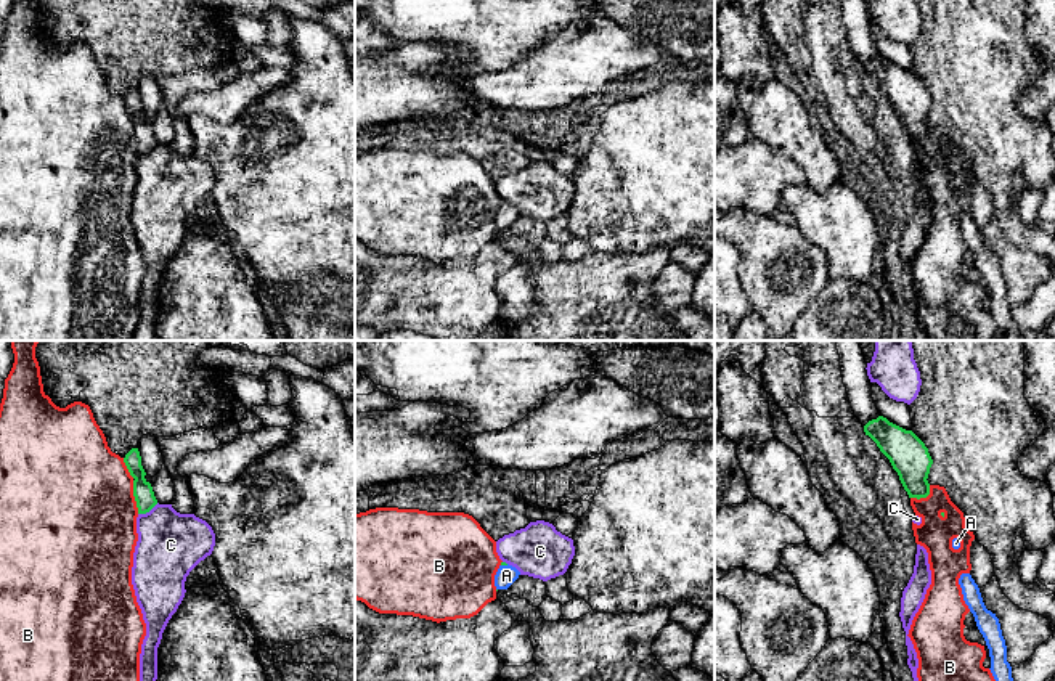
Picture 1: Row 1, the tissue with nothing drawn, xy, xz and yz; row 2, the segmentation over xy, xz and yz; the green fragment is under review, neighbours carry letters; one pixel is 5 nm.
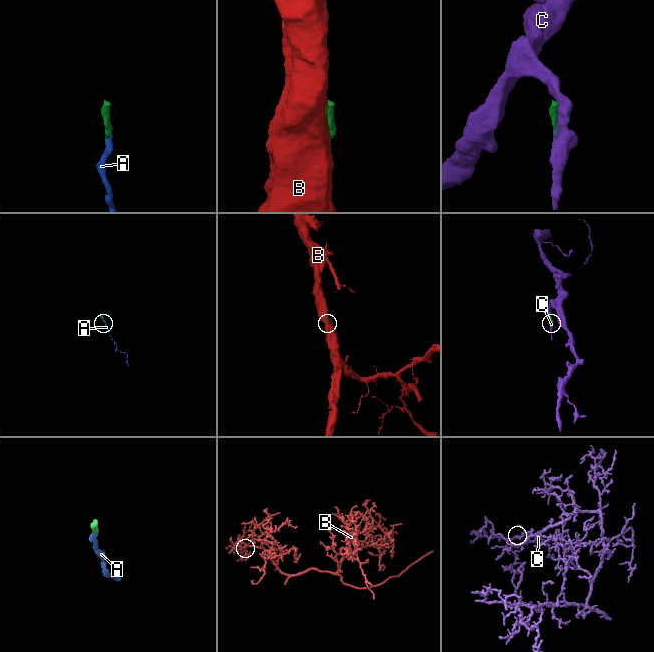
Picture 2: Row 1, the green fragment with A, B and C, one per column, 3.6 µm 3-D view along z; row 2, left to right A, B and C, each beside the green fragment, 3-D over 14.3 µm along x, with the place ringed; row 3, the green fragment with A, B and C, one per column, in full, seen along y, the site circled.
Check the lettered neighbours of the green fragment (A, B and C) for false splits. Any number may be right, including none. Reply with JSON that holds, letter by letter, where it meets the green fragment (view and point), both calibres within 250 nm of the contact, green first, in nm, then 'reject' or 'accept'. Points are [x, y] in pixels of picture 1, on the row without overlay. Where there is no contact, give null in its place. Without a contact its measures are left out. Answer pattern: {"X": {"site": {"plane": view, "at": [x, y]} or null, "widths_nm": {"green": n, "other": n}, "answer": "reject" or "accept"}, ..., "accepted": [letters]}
{"A": {"site": {"plane": "xz", "at": [505, 204]}, "widths_nm": {"green": 20, "other": 100}, "answer": "accept"}, "B": {"site": {"plane": "xy", "at": [134, 135]}, "widths_nm": {"green": 100, "other": 500}, "answer": "reject"}, "C": {"site": {"plane": "xy", "at": [148, 151]}, "widths_nm": {"green": 100, "other": 320}, "answer": "reject"}, "accepted": ["A"]}

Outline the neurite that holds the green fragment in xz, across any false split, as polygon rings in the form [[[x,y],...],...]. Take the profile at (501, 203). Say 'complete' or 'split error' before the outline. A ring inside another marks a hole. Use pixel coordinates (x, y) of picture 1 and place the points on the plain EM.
split error; [[[501,202],[496,215],[495,215],[495,226],[496,230],[507,230],[517,218],[519,218],[520,212],[506,204],[506,202]]]

